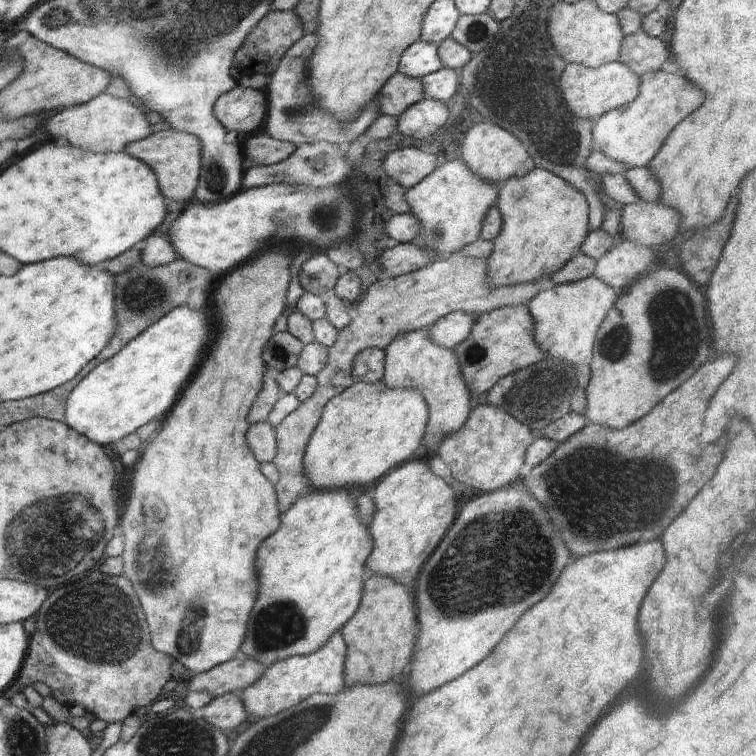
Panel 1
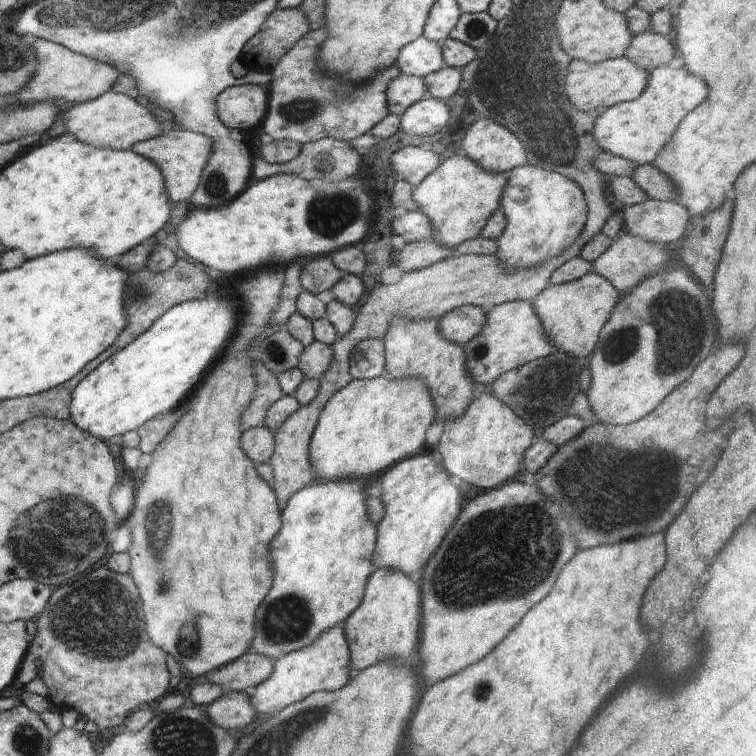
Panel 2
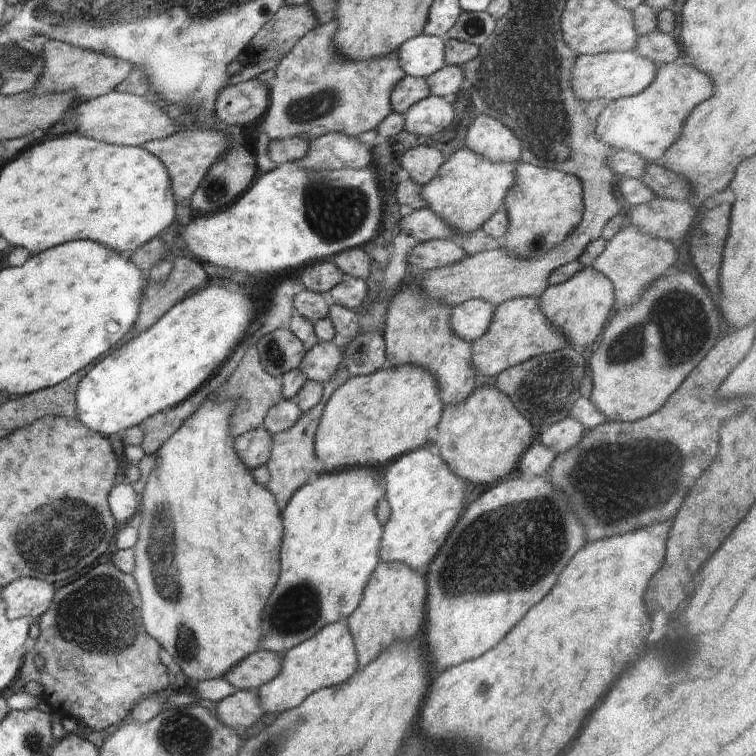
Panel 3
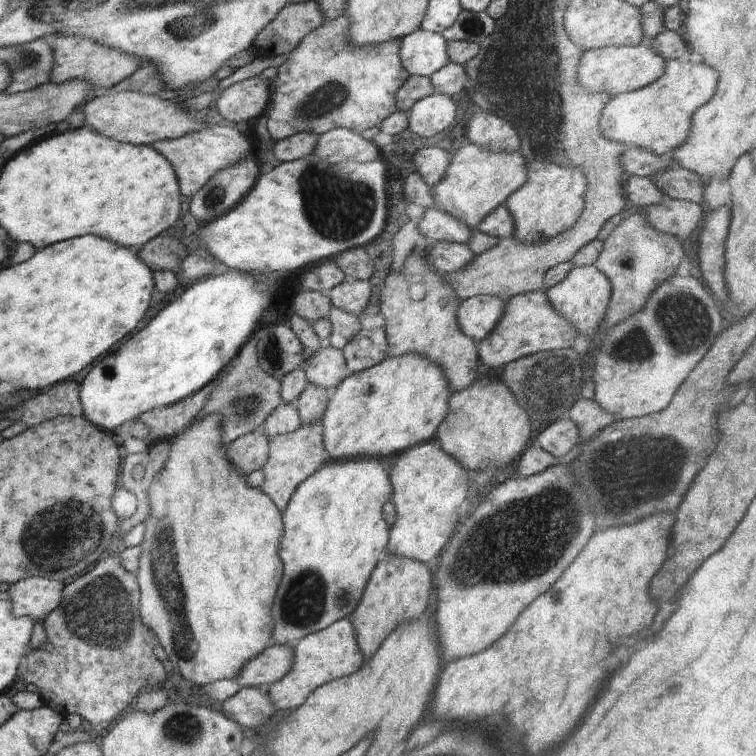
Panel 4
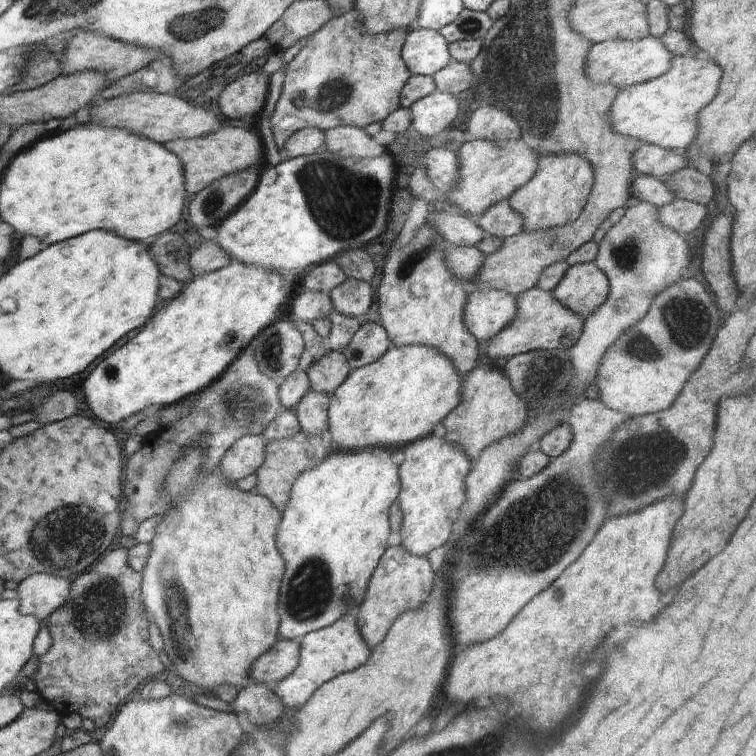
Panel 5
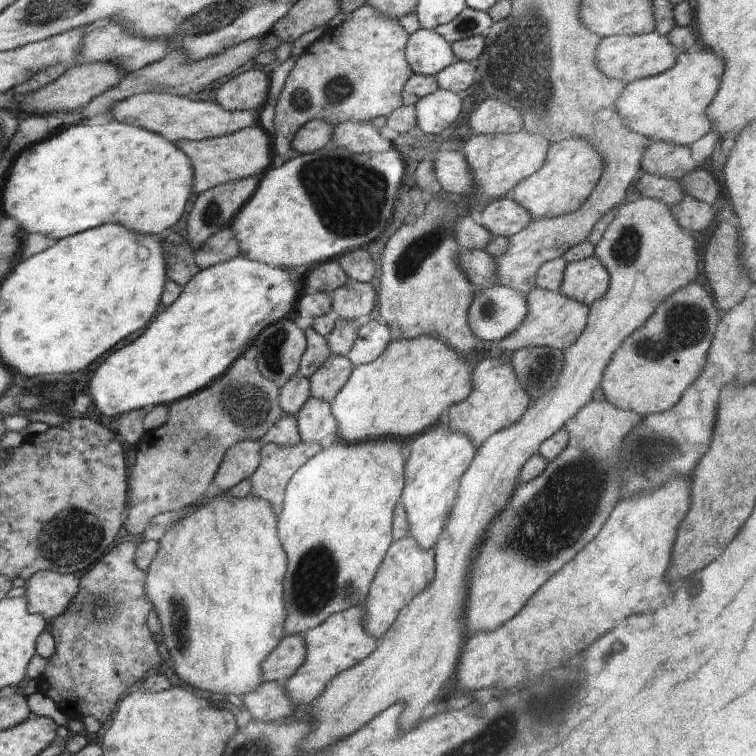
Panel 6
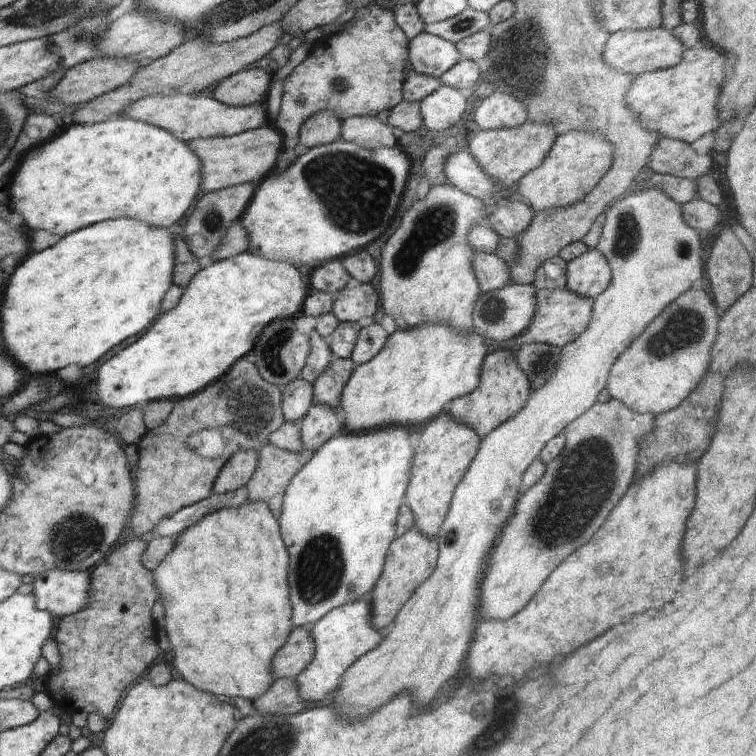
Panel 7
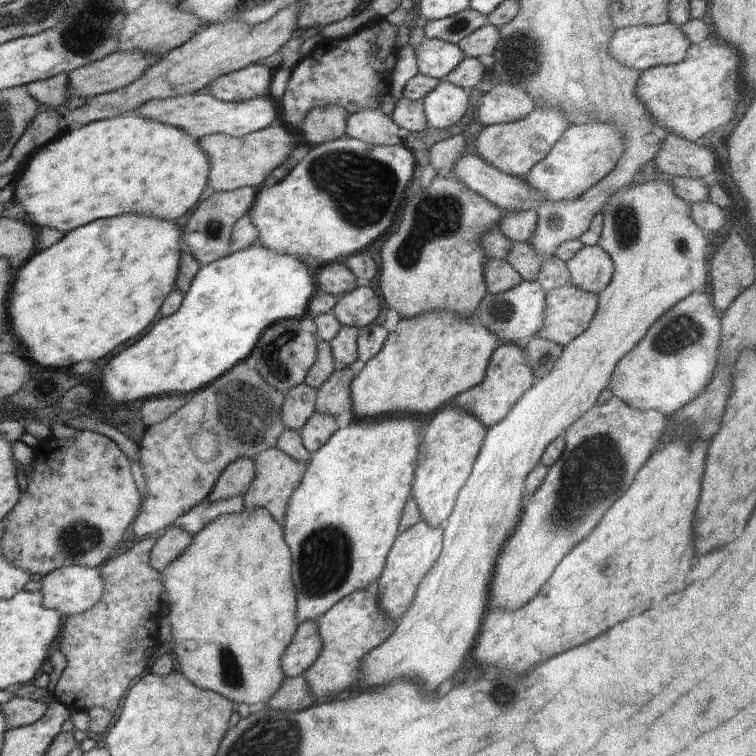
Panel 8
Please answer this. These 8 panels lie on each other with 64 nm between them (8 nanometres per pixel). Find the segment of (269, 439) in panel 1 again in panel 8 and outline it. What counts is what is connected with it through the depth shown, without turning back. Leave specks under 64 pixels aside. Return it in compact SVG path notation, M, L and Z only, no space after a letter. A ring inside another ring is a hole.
M238 456L224 468L206 501L218 502L228 500L232 496L243 497L252 484L252 478L254 478L253 458Z

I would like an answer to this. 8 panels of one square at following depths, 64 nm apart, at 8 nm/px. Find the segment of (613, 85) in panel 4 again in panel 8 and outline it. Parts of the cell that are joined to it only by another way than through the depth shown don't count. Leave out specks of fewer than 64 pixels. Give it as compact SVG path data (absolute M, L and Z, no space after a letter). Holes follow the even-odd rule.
M667 22L656 26L629 26L619 28L614 32L610 40L608 54L618 60L620 64L644 72L653 66L668 66L682 62L689 47L688 38L679 26L674 26L672 22Z

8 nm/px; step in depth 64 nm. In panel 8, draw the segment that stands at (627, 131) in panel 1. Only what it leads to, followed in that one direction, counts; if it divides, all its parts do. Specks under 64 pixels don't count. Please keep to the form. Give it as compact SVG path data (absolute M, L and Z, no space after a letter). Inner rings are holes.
M691 44L682 62L668 66L653 66L641 72L636 86L636 98L648 109L652 122L666 128L669 133L677 134L686 140L696 142L714 128L727 125L735 117L736 106L742 98L740 92L740 54L734 46L714 44L700 47Z

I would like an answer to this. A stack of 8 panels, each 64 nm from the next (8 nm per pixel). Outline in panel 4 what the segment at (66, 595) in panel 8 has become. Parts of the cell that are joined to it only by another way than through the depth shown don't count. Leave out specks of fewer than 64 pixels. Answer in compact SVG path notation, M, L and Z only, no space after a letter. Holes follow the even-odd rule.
M29 577L10 586L12 616L32 617L41 622L60 605L66 583L46 577Z

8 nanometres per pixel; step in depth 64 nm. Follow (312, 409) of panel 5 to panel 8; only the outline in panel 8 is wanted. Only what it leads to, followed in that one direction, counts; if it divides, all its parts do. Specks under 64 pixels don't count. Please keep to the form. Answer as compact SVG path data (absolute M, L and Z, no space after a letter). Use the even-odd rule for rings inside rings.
M314 412L299 433L304 448L312 455L316 450L320 450L320 446L326 444L326 440L336 432L336 429L338 425L334 416Z

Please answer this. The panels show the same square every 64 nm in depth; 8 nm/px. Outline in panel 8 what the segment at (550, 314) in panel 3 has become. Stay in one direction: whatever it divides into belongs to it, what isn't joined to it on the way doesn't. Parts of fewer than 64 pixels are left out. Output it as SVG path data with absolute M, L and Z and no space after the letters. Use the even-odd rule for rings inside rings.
M584 245L567 262L571 276L571 285L578 286L582 290L588 290L592 294L602 292L612 280L614 264L606 250L600 246Z

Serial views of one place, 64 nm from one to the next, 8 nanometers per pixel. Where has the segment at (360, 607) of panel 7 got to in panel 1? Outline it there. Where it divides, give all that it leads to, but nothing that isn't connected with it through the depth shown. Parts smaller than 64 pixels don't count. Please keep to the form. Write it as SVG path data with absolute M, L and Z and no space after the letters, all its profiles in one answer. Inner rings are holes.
M339 630L318 652L310 656L292 656L265 668L264 674L254 684L239 693L242 704L249 715L264 718L292 708L313 694L338 694L346 685L345 662L346 643Z

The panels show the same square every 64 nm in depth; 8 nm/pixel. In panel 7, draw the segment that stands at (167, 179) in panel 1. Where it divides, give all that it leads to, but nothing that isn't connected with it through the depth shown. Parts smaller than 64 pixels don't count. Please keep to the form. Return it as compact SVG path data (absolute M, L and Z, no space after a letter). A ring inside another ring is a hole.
M265 124L254 130L230 137L197 138L188 143L192 152L202 162L202 184L200 188L216 192L222 188L244 182L260 182L272 173L274 164L282 150L284 138L274 124Z

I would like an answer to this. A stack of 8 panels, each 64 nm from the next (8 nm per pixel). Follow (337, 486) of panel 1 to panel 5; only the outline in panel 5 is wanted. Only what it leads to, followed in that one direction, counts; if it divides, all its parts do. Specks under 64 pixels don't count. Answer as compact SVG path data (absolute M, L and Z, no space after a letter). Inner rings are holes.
M390 348L376 362L351 371L330 395L329 450L354 452L390 446L400 452L407 444L432 435L436 424L456 408L462 396L462 382L454 362L438 348Z

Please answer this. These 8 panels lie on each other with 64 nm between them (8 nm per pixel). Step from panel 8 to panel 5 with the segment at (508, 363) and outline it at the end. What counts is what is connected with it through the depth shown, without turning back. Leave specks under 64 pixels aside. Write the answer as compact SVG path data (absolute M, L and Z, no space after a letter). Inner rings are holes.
M484 361L470 372L469 378L464 376L462 382L462 396L456 408L445 416L442 425L446 429L444 438L456 446L460 446L470 462L476 462L480 452L488 448L492 442L508 438L520 432L526 426L529 417L526 404L514 392L508 376L493 362Z

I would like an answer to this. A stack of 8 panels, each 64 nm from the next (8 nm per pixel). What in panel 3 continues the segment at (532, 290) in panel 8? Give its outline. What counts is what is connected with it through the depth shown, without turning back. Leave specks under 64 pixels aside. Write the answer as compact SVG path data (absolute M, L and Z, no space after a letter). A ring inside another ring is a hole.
M467 300L451 308L451 318L448 318L447 329L451 334L470 343L480 338L494 316L496 306L486 300Z

